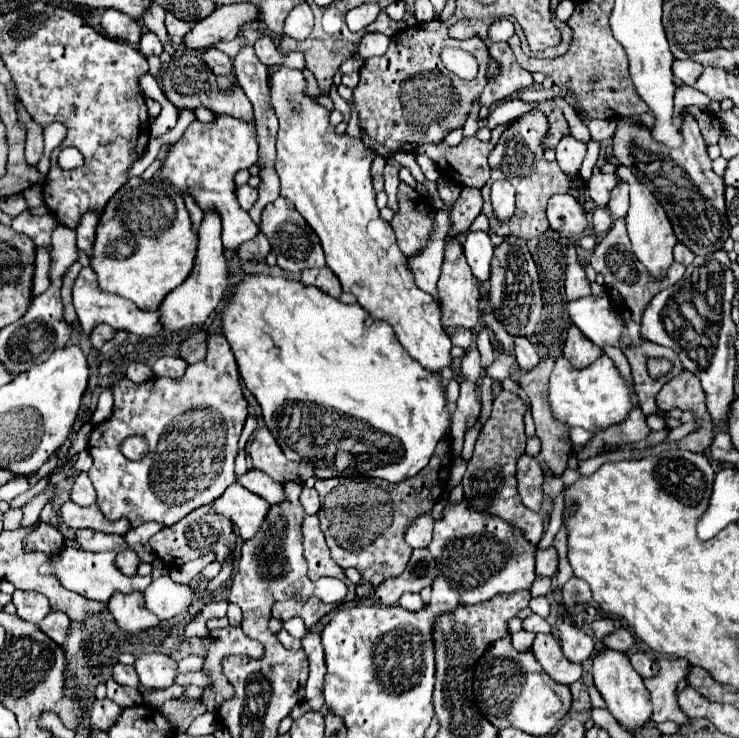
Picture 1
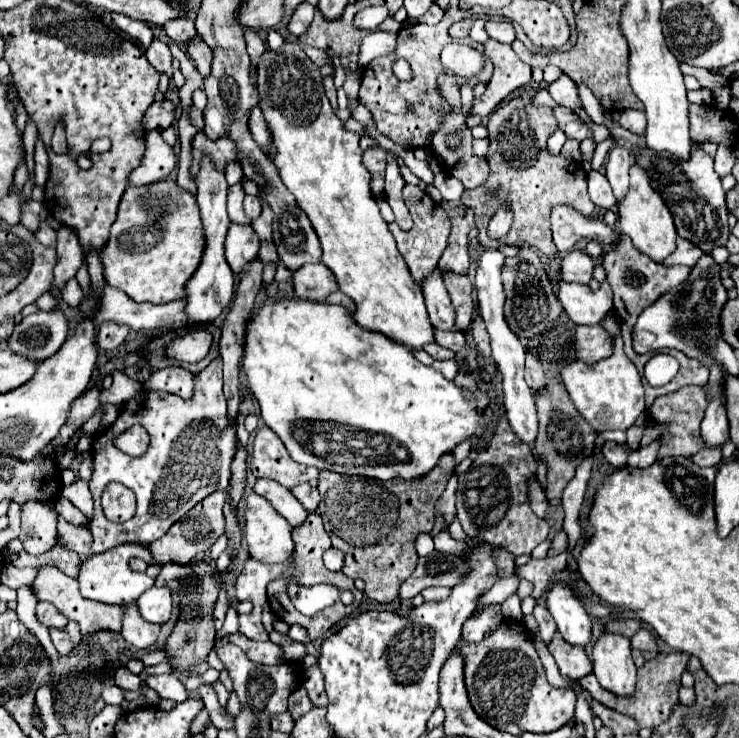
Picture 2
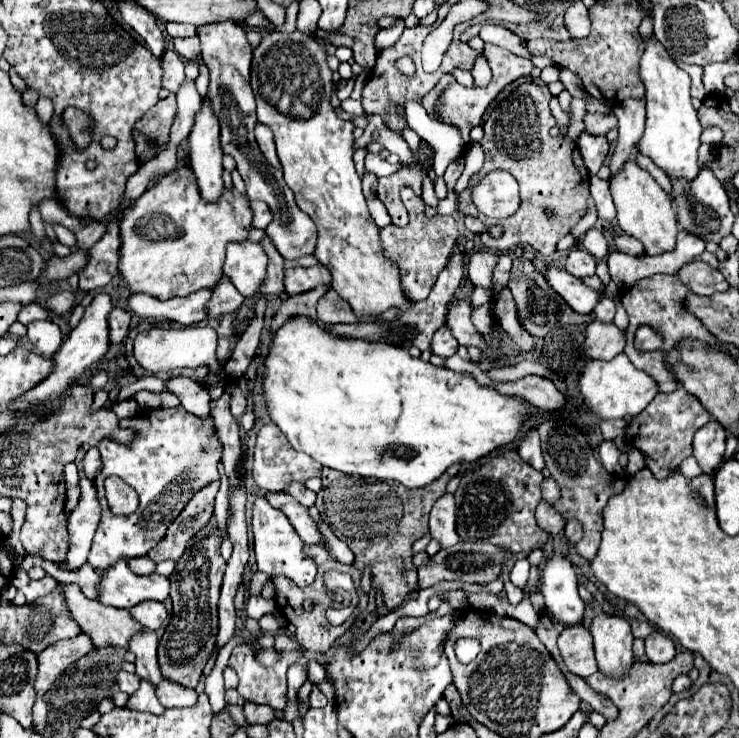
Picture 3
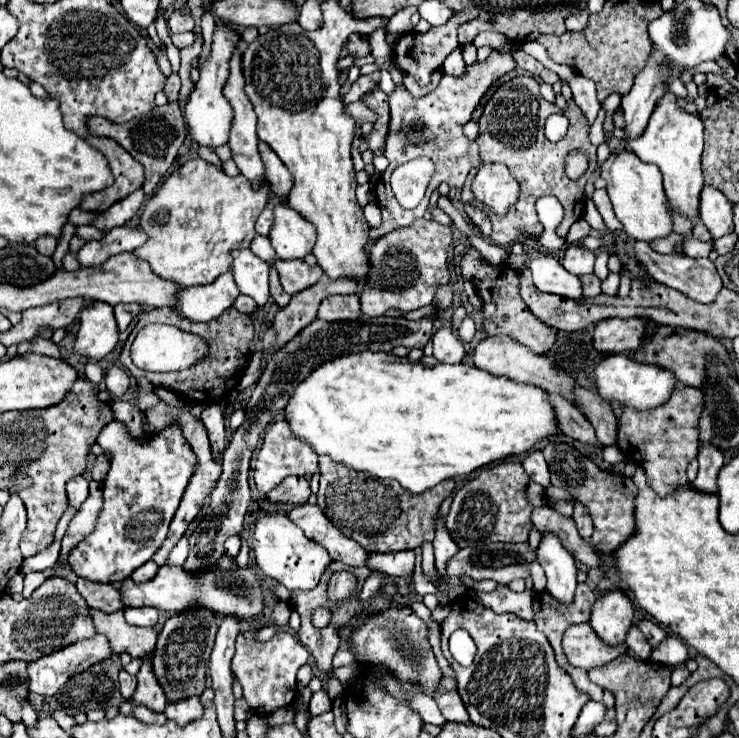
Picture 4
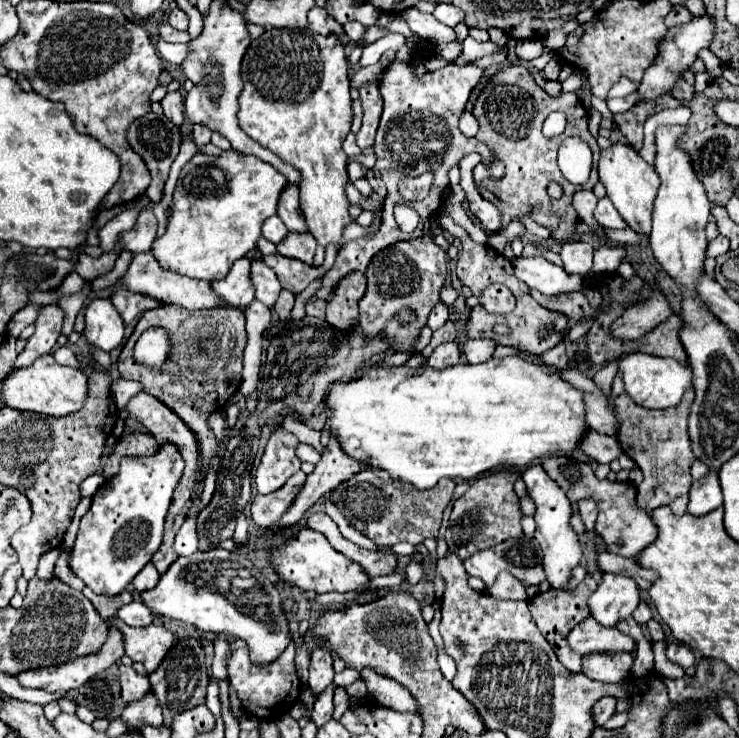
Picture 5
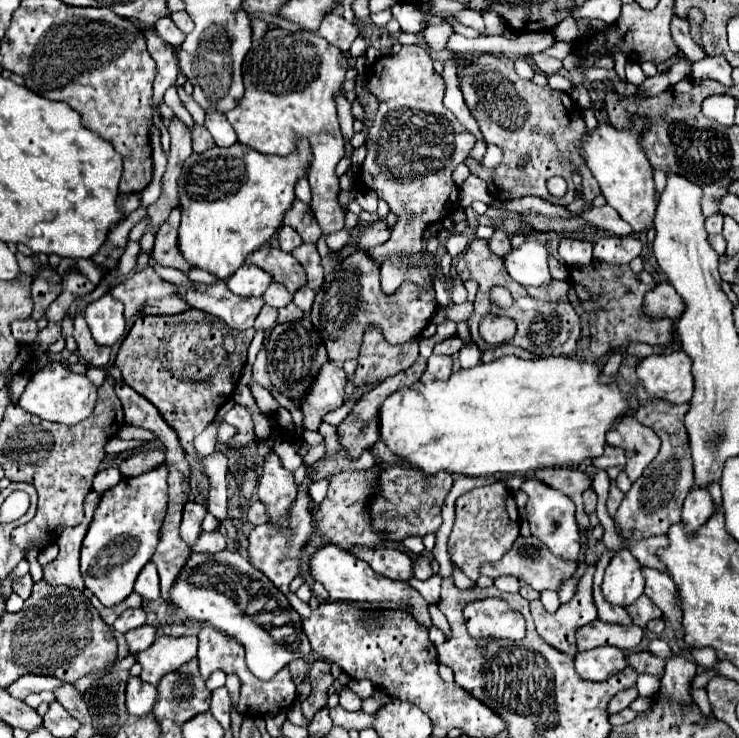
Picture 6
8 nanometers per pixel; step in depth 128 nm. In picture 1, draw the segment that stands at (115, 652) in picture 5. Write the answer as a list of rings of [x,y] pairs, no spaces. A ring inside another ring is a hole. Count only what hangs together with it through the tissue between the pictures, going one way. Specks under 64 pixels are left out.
[[[52,612],[50,616],[46,616],[38,628],[48,636],[52,638],[56,644],[64,644],[66,636],[68,636],[68,628],[70,628],[70,618],[64,614],[64,612]]]

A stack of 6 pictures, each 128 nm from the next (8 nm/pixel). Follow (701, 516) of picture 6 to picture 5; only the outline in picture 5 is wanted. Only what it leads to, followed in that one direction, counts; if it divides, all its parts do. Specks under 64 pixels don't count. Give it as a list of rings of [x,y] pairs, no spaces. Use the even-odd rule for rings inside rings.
[[[710,470],[706,478],[696,480],[690,488],[690,502],[686,512],[692,516],[704,516],[722,506],[722,490],[718,484],[718,472]]]

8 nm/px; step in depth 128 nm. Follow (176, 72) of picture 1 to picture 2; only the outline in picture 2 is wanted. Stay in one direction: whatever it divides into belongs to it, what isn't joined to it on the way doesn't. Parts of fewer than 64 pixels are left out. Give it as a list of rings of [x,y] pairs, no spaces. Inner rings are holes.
[[[258,106],[252,110],[252,116],[250,116],[250,132],[252,132],[252,138],[256,140],[256,144],[268,154],[272,148],[272,134],[270,134],[270,128]]]

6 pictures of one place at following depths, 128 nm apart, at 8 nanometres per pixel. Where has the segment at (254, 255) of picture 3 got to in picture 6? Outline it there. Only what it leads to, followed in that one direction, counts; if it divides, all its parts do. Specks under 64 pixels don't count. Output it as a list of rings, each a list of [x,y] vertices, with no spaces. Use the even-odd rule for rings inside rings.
[[[272,282],[262,298],[264,298],[264,302],[268,306],[274,306],[274,308],[284,308],[284,306],[288,306],[292,302],[292,294],[278,282]]]

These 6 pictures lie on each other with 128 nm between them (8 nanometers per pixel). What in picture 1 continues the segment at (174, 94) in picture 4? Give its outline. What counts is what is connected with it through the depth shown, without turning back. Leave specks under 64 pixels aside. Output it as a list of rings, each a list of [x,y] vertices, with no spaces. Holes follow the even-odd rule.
[[[146,32],[142,36],[142,40],[140,40],[140,52],[144,56],[160,56],[164,52],[164,48],[162,48],[162,44],[160,44],[160,40],[158,40],[158,36],[154,32]]]

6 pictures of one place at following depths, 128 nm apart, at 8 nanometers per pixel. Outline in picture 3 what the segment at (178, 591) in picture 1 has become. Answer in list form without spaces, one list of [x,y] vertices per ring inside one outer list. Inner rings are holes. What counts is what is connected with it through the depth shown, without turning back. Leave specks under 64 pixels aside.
[[[154,600],[142,602],[142,604],[134,606],[134,608],[130,608],[128,612],[132,614],[134,620],[138,620],[148,630],[158,630],[164,624],[164,620],[166,620],[164,604],[156,604]]]

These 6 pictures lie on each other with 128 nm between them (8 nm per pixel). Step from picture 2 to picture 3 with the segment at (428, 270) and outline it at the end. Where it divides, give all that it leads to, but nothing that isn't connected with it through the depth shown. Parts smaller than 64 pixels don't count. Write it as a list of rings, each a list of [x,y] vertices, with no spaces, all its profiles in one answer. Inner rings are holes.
[[[402,188],[400,190],[400,198],[408,210],[410,222],[406,228],[400,226],[386,226],[380,230],[380,242],[384,248],[384,256],[388,260],[392,260],[398,270],[400,270],[400,284],[404,294],[408,296],[410,302],[418,302],[428,298],[438,274],[444,270],[444,266],[448,264],[450,252],[456,246],[458,240],[458,228],[452,216],[436,216],[436,218],[426,218],[424,216],[424,200],[420,200],[412,188]]]

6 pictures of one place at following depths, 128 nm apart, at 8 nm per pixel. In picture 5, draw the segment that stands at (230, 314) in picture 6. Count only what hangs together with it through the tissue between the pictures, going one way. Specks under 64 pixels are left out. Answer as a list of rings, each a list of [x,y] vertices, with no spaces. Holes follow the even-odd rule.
[[[150,252],[136,254],[132,264],[130,264],[130,270],[126,272],[126,276],[122,280],[118,280],[112,288],[108,288],[108,292],[114,294],[120,288],[128,288],[132,292],[144,292],[148,296],[154,296],[154,298],[166,302],[166,304],[176,304],[176,306],[182,306],[186,310],[230,306],[230,304],[224,304],[224,300],[220,300],[220,296],[216,296],[216,292],[212,290],[212,282],[208,282],[208,280],[192,280],[188,276],[180,276],[176,272],[162,270],[160,264],[156,262],[156,258]]]

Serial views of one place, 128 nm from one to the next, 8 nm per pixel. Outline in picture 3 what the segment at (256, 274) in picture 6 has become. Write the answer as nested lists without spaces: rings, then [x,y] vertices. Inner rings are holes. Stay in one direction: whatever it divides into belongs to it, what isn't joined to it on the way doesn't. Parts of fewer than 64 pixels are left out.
[[[202,288],[186,298],[158,300],[148,294],[132,294],[128,300],[128,310],[144,320],[174,320],[184,326],[202,322],[208,316],[208,300],[212,298],[212,288]]]

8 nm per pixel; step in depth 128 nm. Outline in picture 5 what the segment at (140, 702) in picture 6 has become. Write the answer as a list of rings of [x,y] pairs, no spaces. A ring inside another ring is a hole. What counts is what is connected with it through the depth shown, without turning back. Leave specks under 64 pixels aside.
[[[120,666],[120,684],[122,684],[122,700],[126,704],[142,700],[150,692],[148,678],[138,674],[130,666]]]

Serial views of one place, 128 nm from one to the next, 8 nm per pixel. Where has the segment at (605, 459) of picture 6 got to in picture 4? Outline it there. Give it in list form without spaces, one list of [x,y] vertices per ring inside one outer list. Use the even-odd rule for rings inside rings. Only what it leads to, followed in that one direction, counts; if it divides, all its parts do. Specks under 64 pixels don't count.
[[[548,394],[548,400],[552,400],[552,404],[556,408],[558,422],[560,422],[560,430],[566,436],[570,436],[574,440],[580,440],[582,444],[594,446],[598,450],[604,448],[604,444],[598,442],[596,432],[594,432],[592,424],[588,422],[588,418],[574,404],[570,404],[568,400],[564,400],[562,396],[556,396],[556,394]]]

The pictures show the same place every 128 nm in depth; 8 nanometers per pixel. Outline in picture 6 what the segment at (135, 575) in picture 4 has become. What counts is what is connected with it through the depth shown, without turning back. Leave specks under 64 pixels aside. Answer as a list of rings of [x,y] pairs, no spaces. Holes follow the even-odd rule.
[[[148,562],[144,566],[144,570],[140,572],[134,590],[144,596],[146,600],[156,600],[160,596],[160,580],[158,580],[158,572],[156,566],[152,562]]]

